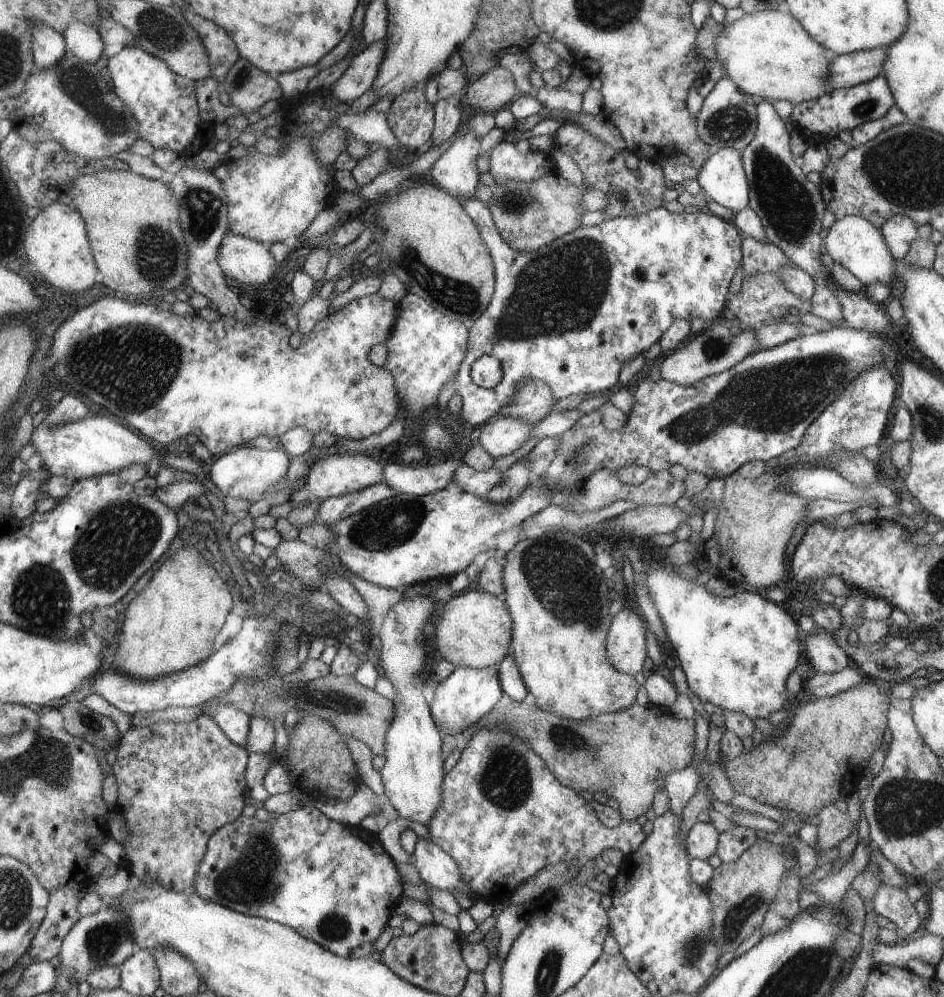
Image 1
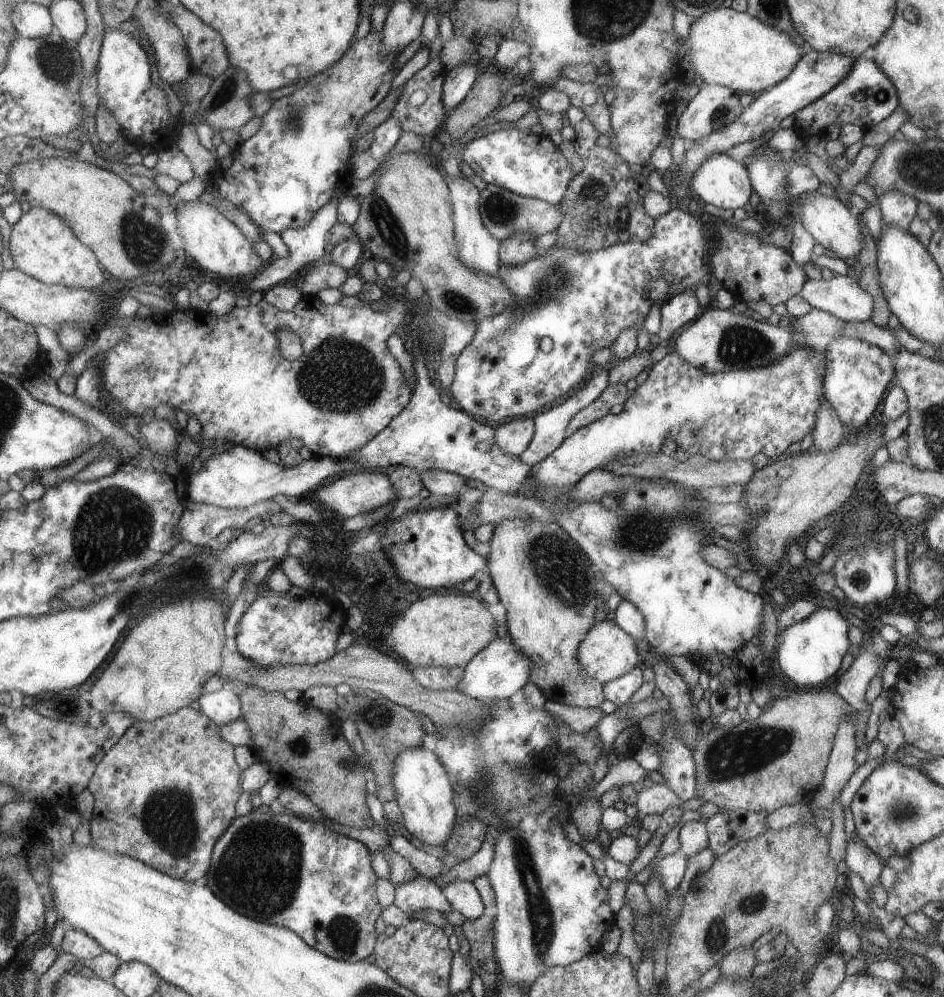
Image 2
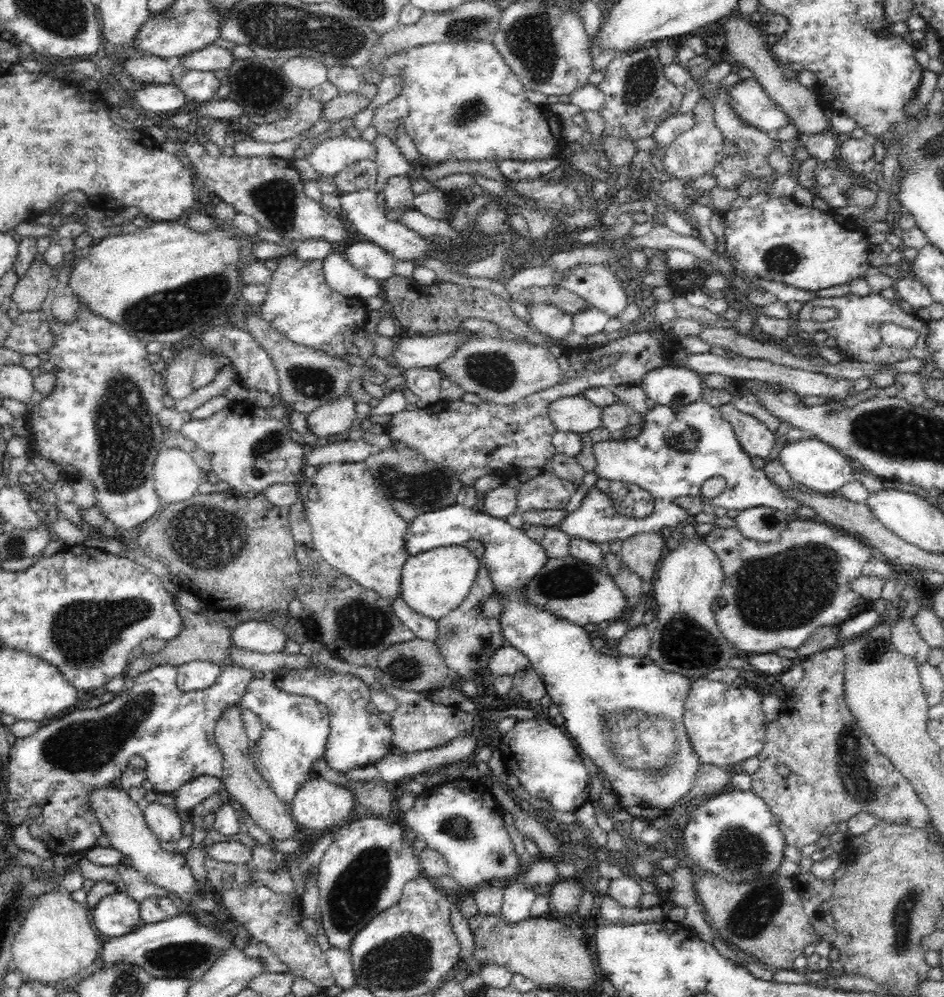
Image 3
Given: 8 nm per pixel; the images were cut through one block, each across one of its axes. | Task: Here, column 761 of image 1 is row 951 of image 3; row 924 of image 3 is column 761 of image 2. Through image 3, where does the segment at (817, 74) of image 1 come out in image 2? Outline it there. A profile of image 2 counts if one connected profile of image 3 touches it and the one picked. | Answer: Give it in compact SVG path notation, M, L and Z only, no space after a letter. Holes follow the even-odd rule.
M716 8L693 19L685 43L698 81L726 86L738 94L767 92L787 78L803 59L801 44L790 34L732 8Z

